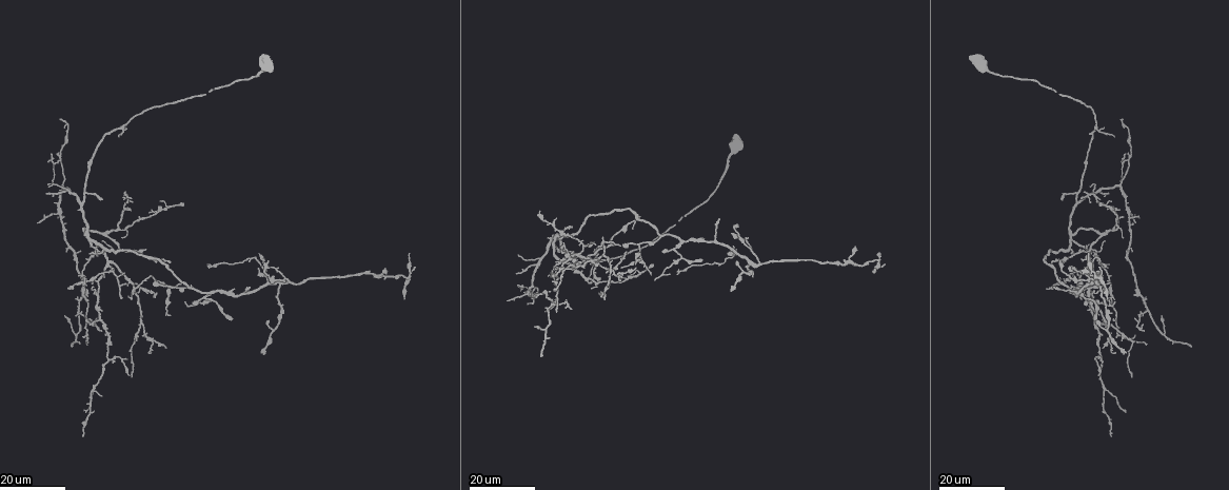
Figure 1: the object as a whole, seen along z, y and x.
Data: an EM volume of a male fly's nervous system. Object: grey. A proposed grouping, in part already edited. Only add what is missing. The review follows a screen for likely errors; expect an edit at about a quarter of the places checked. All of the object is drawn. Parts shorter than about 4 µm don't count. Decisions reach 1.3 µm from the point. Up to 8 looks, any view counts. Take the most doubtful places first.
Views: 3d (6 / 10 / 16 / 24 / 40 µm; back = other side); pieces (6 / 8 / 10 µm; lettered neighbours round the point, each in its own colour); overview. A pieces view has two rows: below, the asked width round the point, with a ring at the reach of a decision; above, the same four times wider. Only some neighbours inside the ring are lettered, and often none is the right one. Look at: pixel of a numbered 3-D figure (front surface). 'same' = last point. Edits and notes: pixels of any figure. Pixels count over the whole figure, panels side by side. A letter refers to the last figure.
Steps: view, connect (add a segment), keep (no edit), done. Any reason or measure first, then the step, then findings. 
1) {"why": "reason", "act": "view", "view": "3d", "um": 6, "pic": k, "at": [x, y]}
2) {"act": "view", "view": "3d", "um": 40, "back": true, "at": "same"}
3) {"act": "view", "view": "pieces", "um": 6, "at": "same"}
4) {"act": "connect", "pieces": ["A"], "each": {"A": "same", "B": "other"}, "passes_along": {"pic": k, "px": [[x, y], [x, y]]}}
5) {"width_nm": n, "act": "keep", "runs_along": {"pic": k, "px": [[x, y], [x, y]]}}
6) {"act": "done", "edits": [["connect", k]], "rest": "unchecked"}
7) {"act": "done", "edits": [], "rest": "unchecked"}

{"why": "free end", "act": "view", "view": "3d", "um": 24, "pic": 1, "at": [46, 192]}

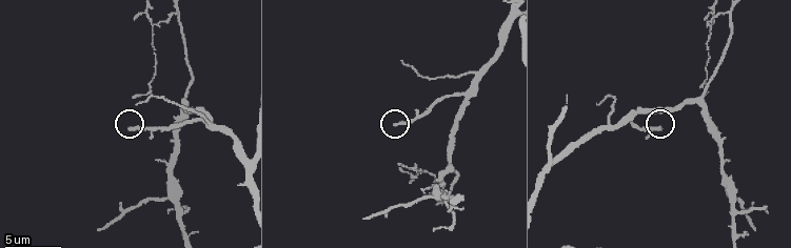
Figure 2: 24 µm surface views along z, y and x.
{"act": "view", "view": "pieces", "um": 8, "pic": 2, "at": [132, 129]}

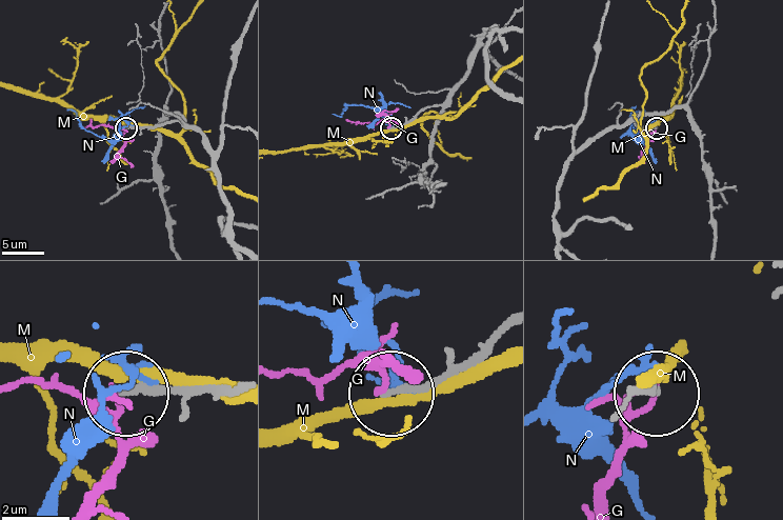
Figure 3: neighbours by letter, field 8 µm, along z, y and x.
{"act": "keep", "each": {"G": "other", "M": "other", "N": "other"}, "runs_along": {"pic": 3, "px": [[501, 325], [450, 371], [394, 391]]}, "found": "no lettered segment goes on from it"}

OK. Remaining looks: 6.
{"why": "tapers out", "act": "view", "view": "3d", "um": 24, "pic": 1, "at": [250, 287]}

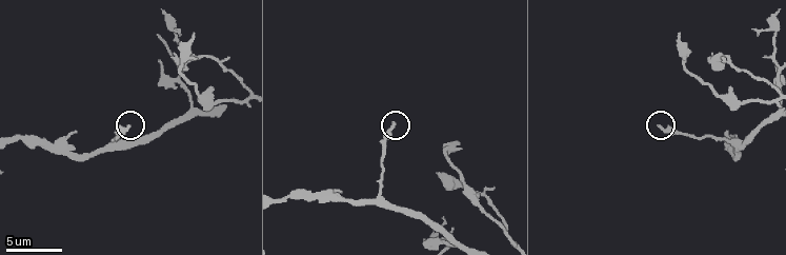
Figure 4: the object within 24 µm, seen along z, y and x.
{"act": "view", "view": "pieces", "um": 10, "pic": 4, "at": [130, 127]}

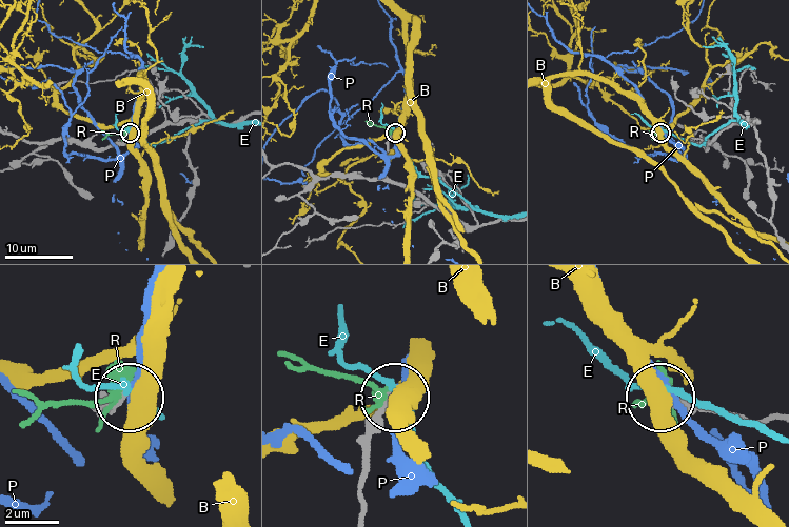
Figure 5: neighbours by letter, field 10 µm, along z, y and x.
{"act": "keep", "each": {"B": "other", "E": "other", "P": "other", "R": "other"}, "found": "no lettered segment goes on from it"}

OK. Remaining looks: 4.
{"why": "tapers out", "act": "view", "view": "3d", "um": 24, "pic": 1, "at": [59, 152]}

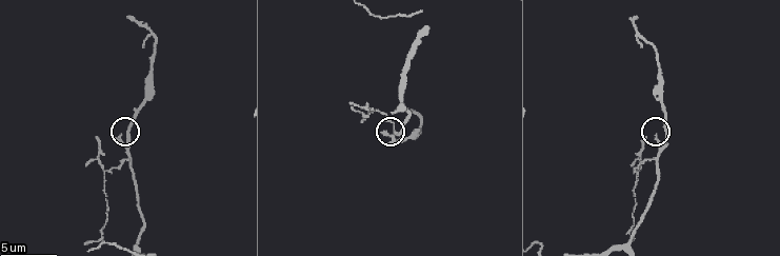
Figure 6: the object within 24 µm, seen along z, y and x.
{"why": "see the neighbours", "act": "view", "view": "pieces", "um": 6, "pic": 6, "at": [385, 133]}

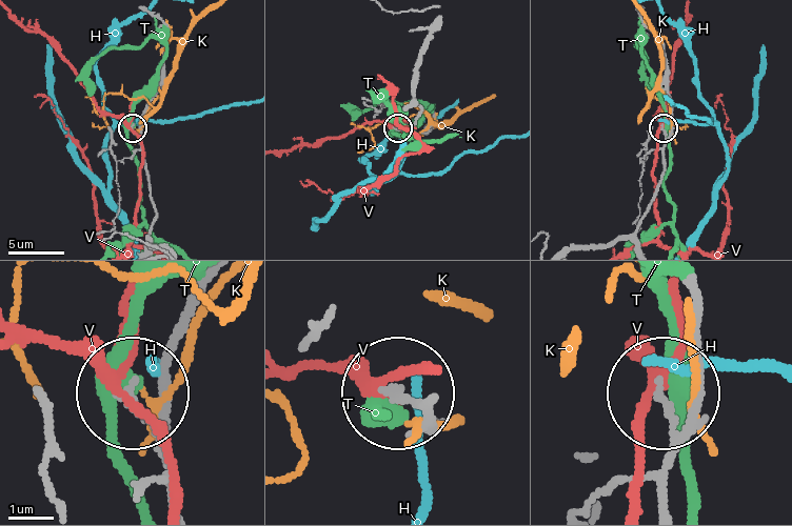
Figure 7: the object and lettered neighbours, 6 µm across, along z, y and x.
{"act": "keep", "each": {"H": "other", "K": "other", "T": "other", "V": "other"}, "found": "no lettered segment goes on from it"}

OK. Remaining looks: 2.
{"why": "an open end", "act": "view", "view": "pieces", "um": 8, "pic": 2, "at": [755, 228]}

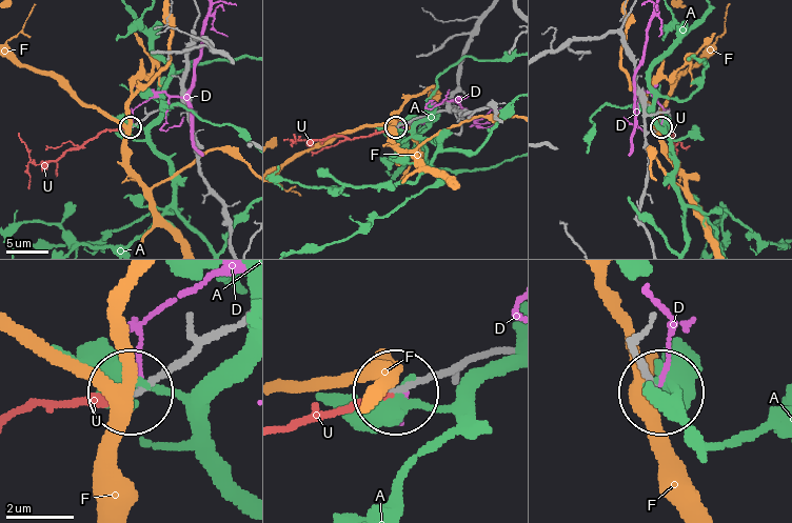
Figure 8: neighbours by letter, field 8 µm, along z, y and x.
{"act": "keep", "each": {"A": "other", "D": "other", "F": "other", "U": "other"}, "runs_along": {"pic": 8, "px": [[489, 355], [398, 385]]}, "found": "no lettered segment goes on from it"}

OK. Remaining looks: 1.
{"act": "done", "edits": [], "rest": "unchecked"}

